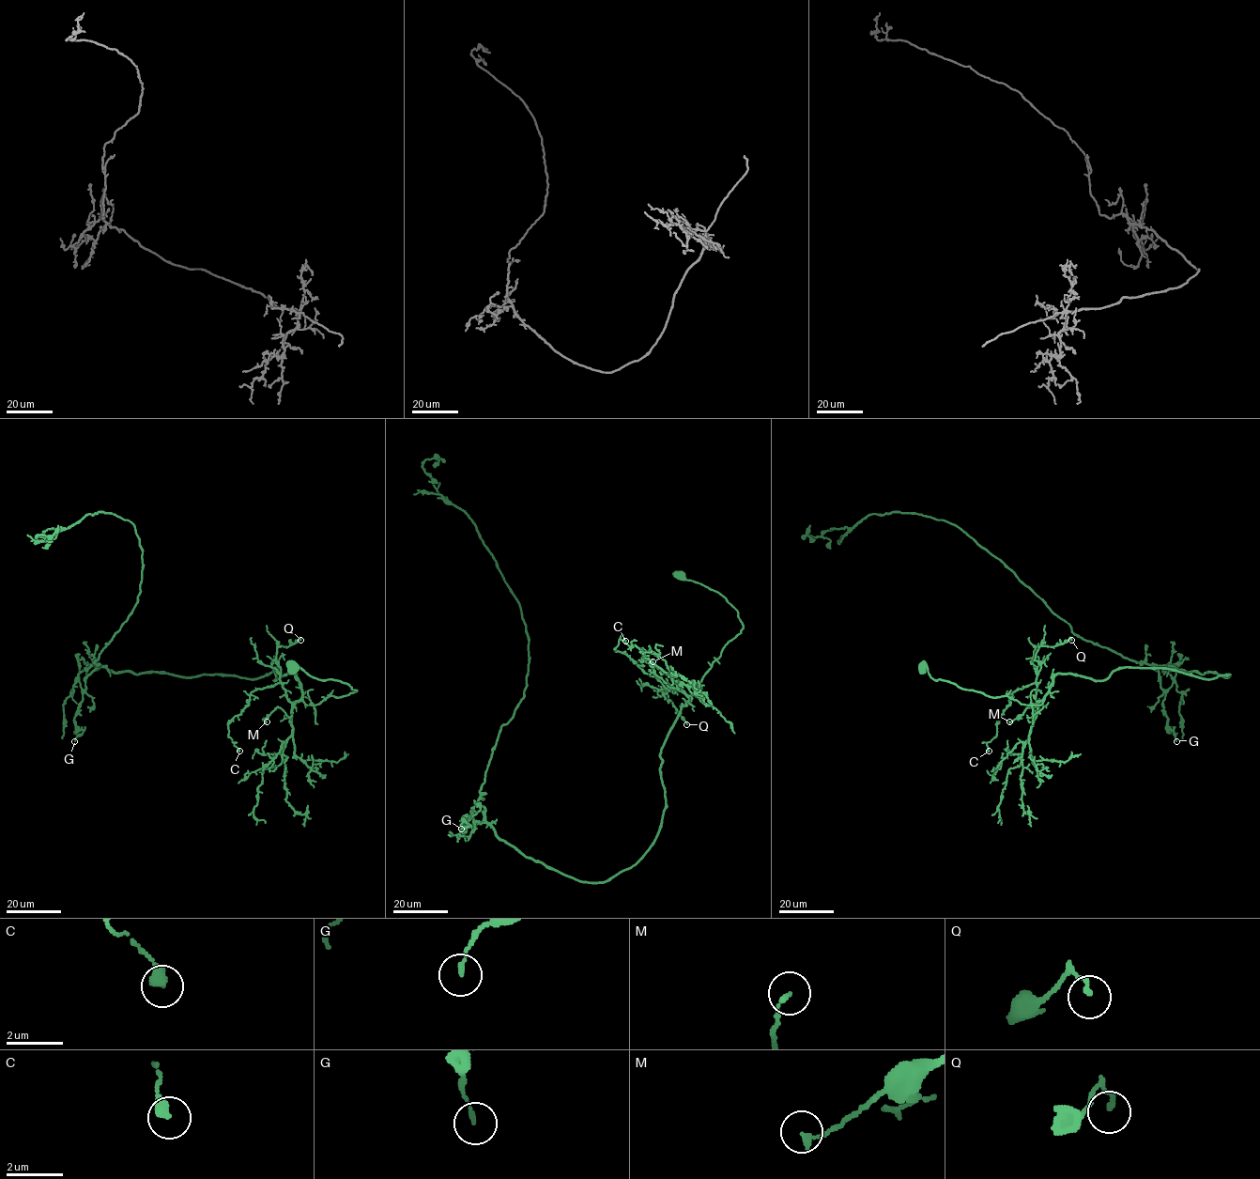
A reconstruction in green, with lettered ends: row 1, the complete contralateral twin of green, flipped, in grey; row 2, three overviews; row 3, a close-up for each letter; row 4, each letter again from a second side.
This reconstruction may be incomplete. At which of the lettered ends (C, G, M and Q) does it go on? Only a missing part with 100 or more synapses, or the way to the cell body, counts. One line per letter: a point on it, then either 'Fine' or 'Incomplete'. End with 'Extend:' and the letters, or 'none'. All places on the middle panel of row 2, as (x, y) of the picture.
C: Place: (625, 641). Fine
G: Place: (461, 829). Fine
M: Place: (653, 661). Fine
Q: Place: (686, 724). Fine
Extend: none

